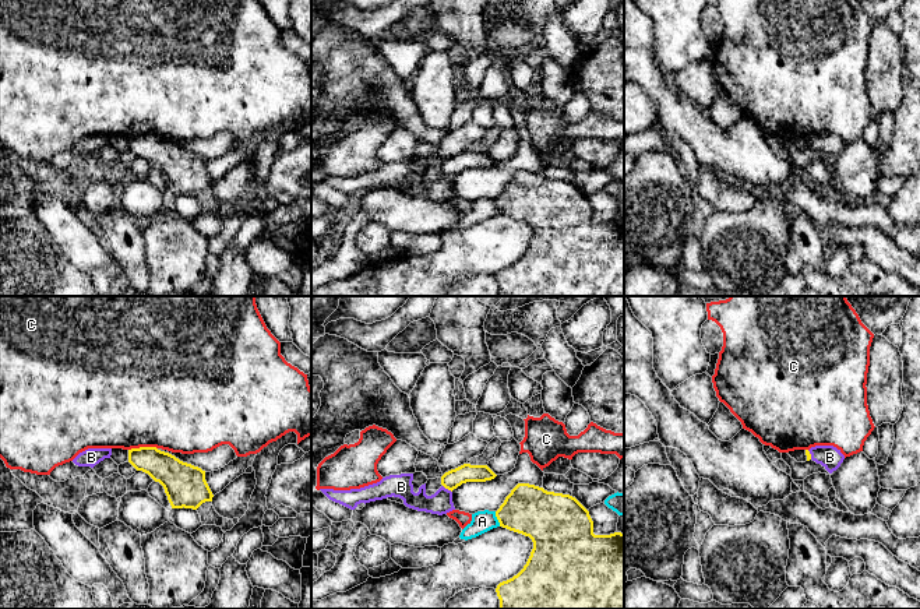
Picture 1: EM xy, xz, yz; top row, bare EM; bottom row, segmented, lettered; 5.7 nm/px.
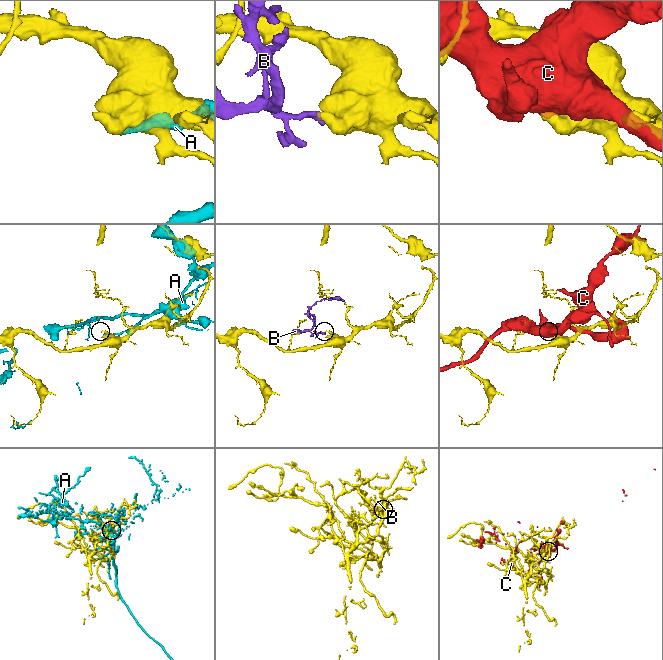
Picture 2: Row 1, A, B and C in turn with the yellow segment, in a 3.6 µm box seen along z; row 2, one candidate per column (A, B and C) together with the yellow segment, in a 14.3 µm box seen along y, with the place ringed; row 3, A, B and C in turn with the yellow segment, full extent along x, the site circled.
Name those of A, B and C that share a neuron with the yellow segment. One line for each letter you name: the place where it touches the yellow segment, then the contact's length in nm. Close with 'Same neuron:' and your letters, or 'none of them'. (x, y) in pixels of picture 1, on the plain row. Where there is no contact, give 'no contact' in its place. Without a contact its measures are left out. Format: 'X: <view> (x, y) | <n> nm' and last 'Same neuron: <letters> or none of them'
Same neuron: none of them

